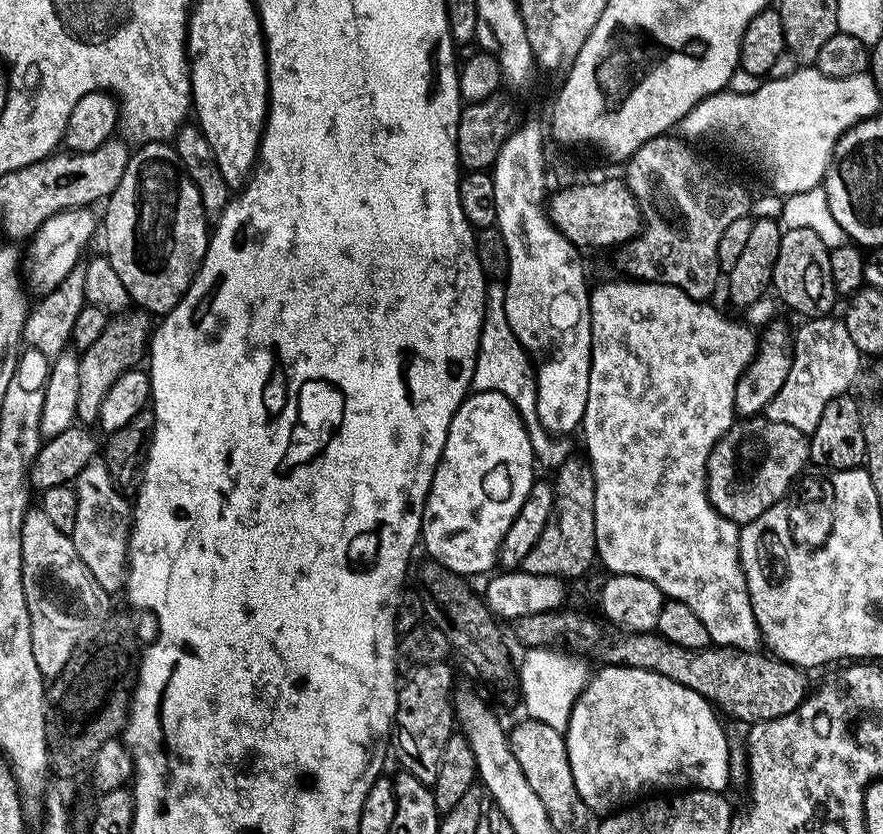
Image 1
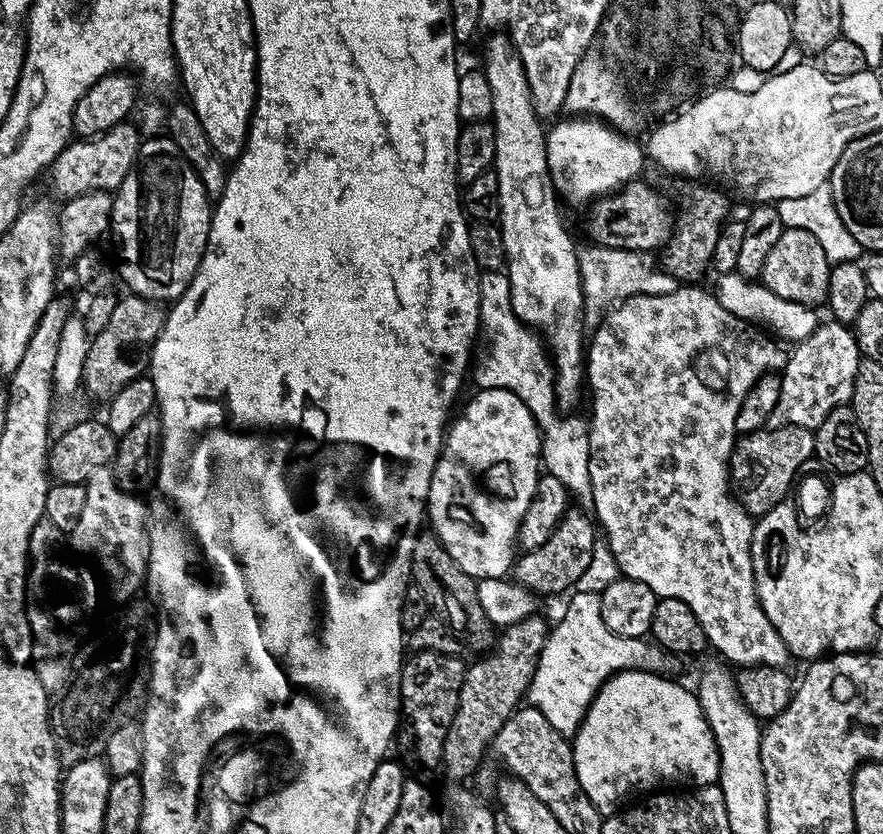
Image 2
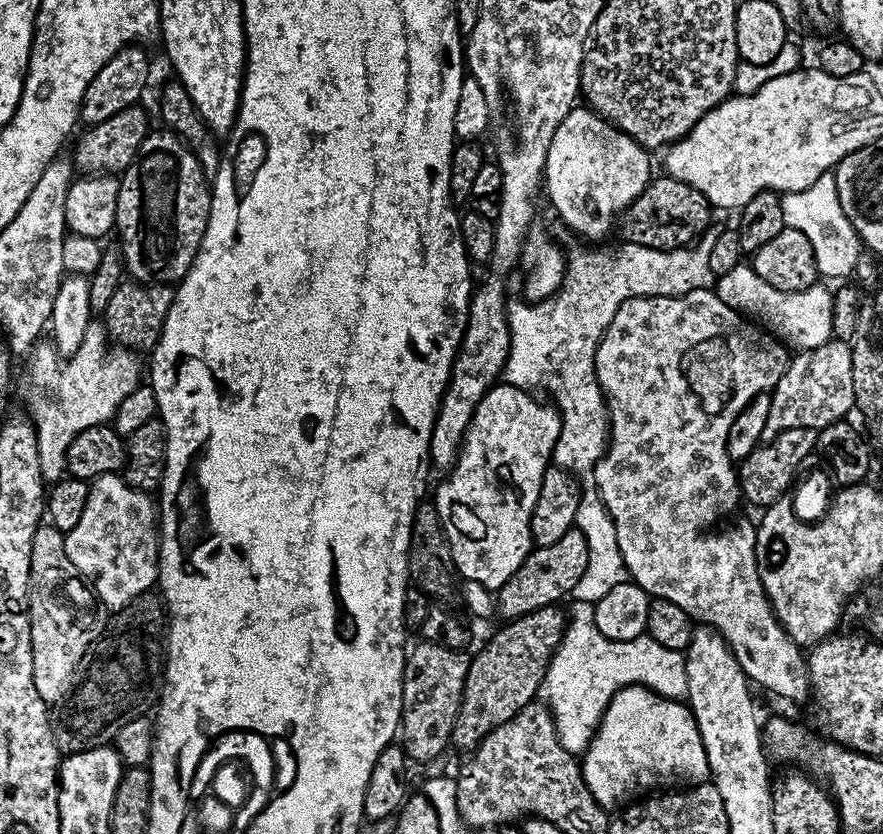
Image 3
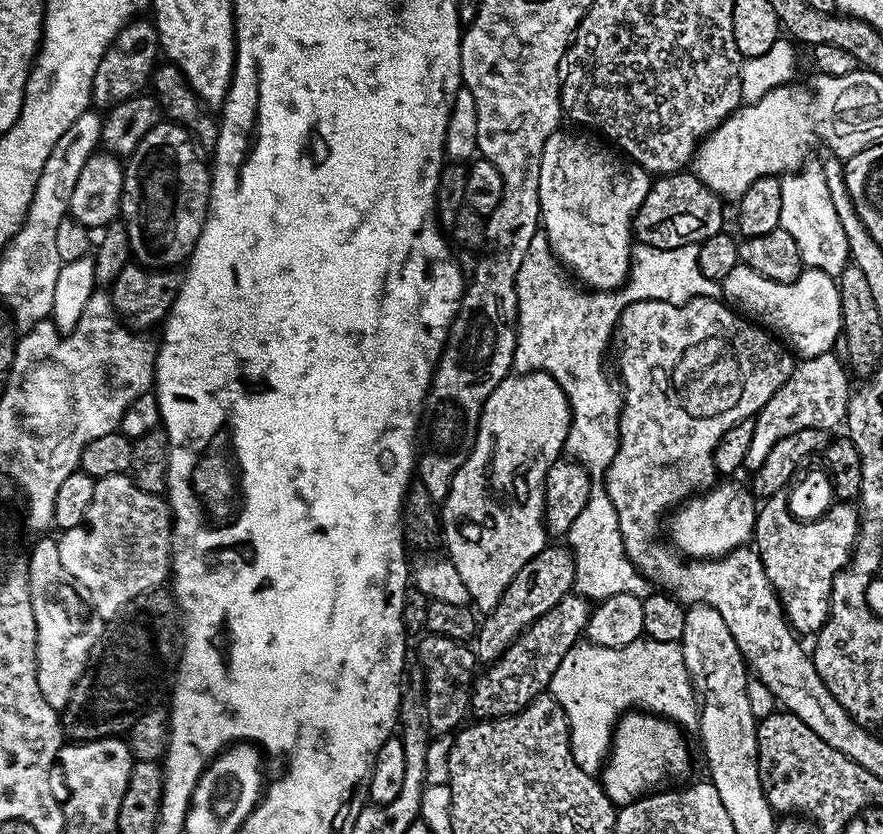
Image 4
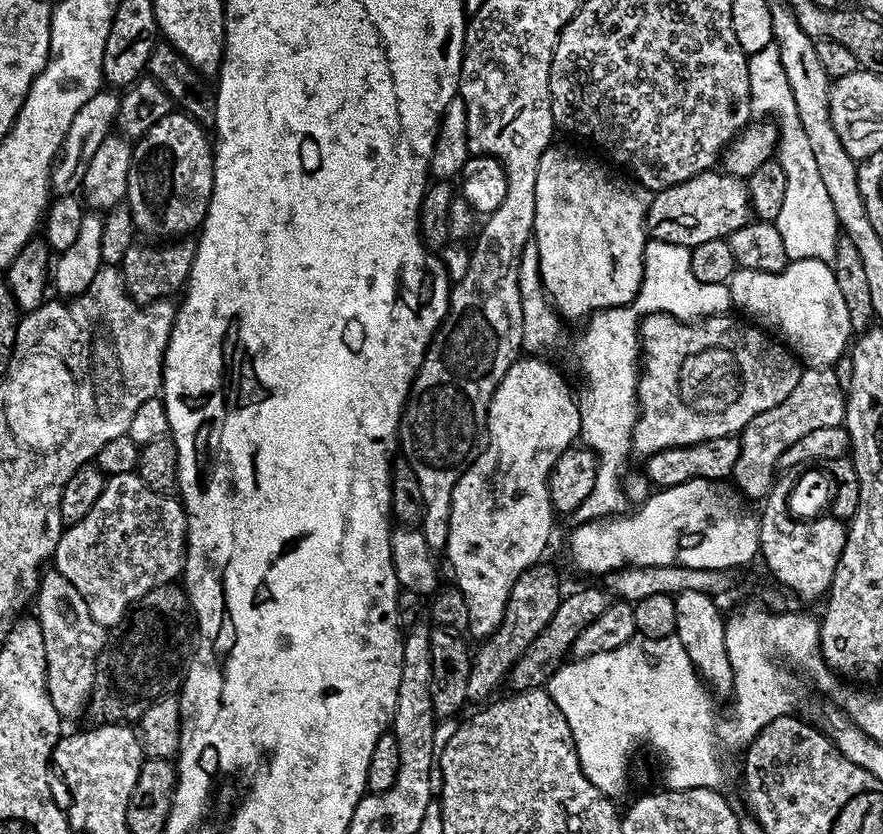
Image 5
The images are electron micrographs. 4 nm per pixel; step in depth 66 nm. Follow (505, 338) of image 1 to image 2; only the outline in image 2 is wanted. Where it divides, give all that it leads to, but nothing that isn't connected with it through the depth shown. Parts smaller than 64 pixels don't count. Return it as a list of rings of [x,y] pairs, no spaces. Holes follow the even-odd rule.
[[[485,271],[480,277],[480,326],[483,339],[484,336],[488,339],[488,349],[480,365],[477,368],[475,365],[475,387],[510,390],[510,394],[518,394],[518,398],[526,402],[526,410],[534,414],[534,422],[540,427],[543,471],[558,478],[558,482],[562,482],[575,499],[577,496],[584,503],[581,505],[591,505],[589,421],[585,417],[583,420],[580,416],[572,416],[576,414],[561,414],[558,411],[554,365],[543,339],[514,314],[508,277],[503,271]]]

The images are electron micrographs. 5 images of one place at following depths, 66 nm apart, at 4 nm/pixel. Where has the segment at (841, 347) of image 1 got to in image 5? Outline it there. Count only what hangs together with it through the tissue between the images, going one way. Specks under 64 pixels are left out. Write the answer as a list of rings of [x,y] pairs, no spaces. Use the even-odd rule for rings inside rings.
[[[805,367],[798,378],[798,386],[790,390],[790,398],[758,414],[739,433],[741,454],[738,455],[730,480],[741,496],[752,502],[763,501],[772,491],[780,459],[787,448],[794,446],[798,438],[806,438],[810,430],[838,428],[843,425],[846,392],[842,387],[841,377],[839,380],[832,371],[831,367]]]

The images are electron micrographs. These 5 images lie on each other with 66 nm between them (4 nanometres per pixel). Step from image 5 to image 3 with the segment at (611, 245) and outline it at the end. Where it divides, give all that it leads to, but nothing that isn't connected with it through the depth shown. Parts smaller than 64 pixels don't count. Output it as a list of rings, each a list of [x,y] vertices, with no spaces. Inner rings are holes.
[[[587,106],[573,108],[566,118],[554,130],[554,138],[550,138],[550,150],[546,154],[543,187],[548,187],[548,200],[554,211],[560,215],[560,220],[577,237],[585,241],[600,240],[608,231],[613,231],[614,218],[628,208],[630,202],[648,187],[648,181],[653,179],[652,160],[649,149],[643,148],[634,138],[630,138],[614,125],[609,124]]]

